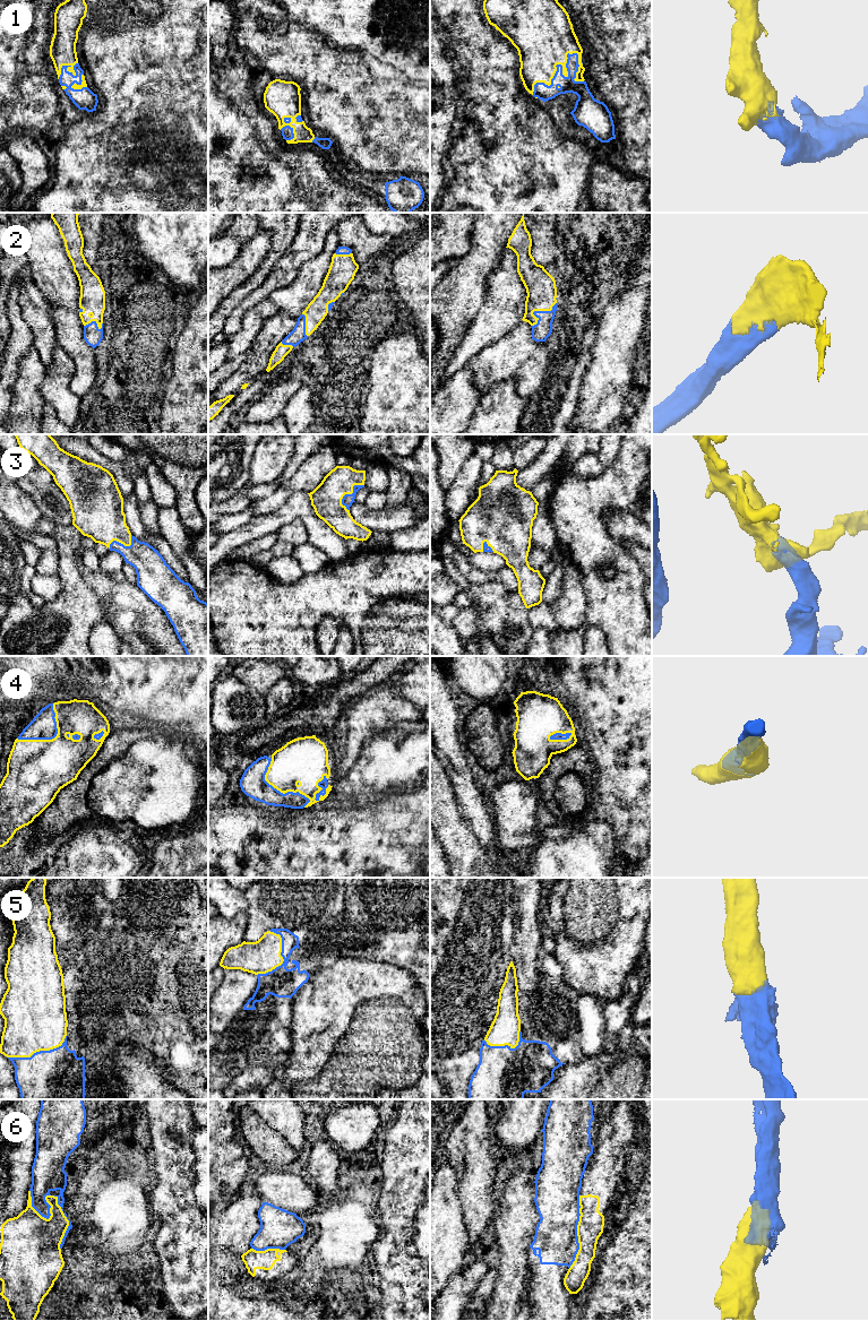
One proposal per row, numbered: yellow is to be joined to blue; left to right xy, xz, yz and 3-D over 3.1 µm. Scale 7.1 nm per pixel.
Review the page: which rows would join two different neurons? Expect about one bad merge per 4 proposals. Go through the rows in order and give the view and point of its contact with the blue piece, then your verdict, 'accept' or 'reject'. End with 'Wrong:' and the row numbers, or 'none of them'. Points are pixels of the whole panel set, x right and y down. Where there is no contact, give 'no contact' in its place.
1: meets blue in yz at (559, 65); accept
2: meets blue in yz at (538, 311); accept
3: meets blue in xz at (349, 494); accept
4: meets blue in xz at (276, 789); accept
5: meets blue in xz at (284, 960); accept
6: meets blue in yz at (576, 1232); reject
Wrong: 6

